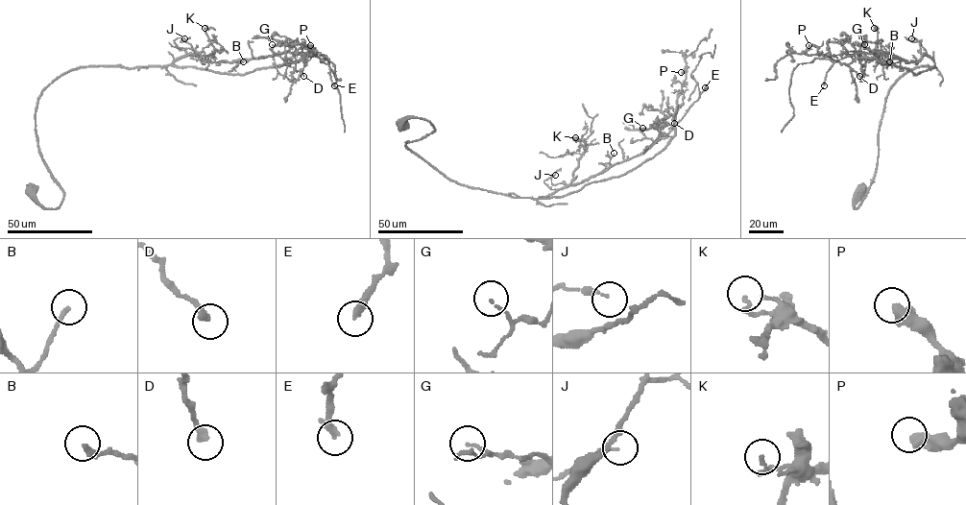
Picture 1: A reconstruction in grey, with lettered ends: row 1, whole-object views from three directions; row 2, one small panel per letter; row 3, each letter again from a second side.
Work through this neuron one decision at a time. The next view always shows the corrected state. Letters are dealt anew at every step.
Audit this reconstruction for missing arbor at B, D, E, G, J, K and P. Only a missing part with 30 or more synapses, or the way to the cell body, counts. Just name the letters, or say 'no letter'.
no letter

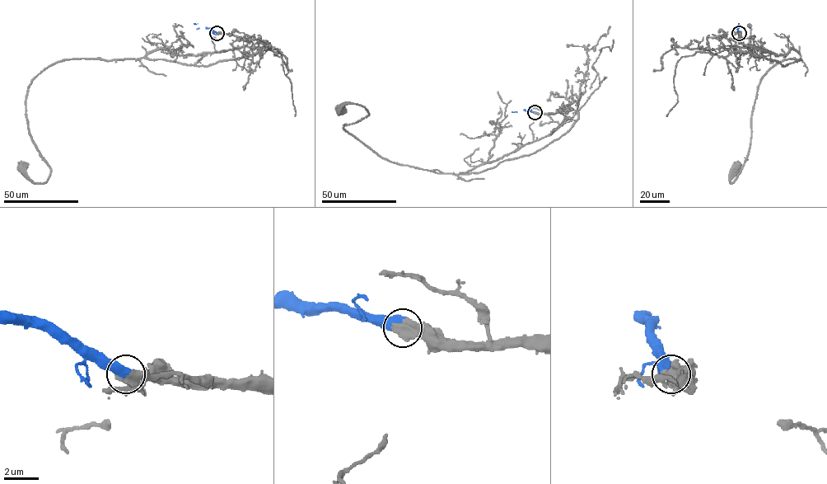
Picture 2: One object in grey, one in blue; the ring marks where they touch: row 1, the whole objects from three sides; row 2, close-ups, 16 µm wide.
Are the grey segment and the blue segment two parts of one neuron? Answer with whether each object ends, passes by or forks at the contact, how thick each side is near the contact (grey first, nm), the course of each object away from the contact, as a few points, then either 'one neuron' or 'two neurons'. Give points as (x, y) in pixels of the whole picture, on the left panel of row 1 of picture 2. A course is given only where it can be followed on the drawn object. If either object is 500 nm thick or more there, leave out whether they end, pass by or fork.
550 nm thick on the grey side, 750 nm on the other; grey runs (217, 33), (248, 42), (49, 65), (25, 101), (49, 178), (32, 182), (23, 167); blue runs (217, 33), (193, 23); one neuron

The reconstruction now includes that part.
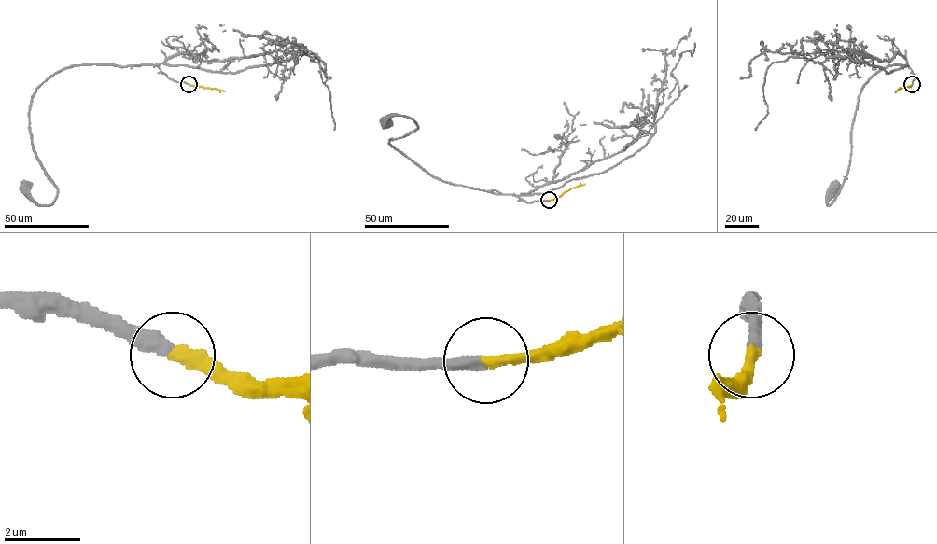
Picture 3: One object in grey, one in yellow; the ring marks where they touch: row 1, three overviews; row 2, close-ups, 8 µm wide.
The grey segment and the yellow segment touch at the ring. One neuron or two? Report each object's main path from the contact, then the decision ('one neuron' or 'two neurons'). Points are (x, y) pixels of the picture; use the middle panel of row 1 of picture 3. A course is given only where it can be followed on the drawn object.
grey via (549, 200), (526, 202), (432, 176), (389, 143), (414, 131), (415, 122), (397, 116), (386, 121) | yellow via (549, 200), (584, 183) | one neuron

